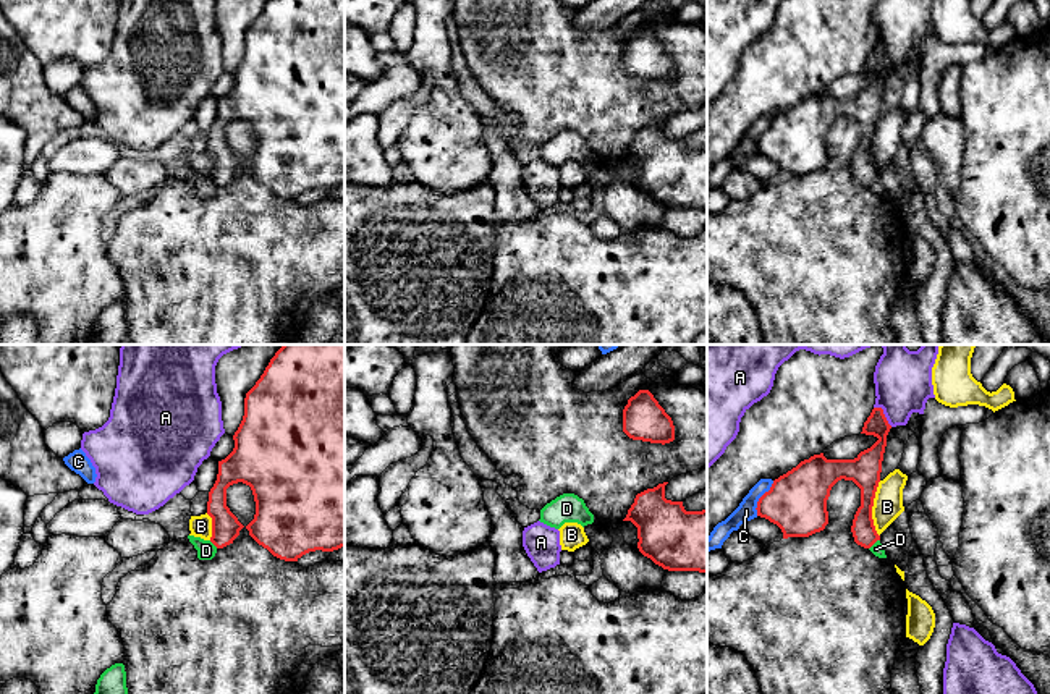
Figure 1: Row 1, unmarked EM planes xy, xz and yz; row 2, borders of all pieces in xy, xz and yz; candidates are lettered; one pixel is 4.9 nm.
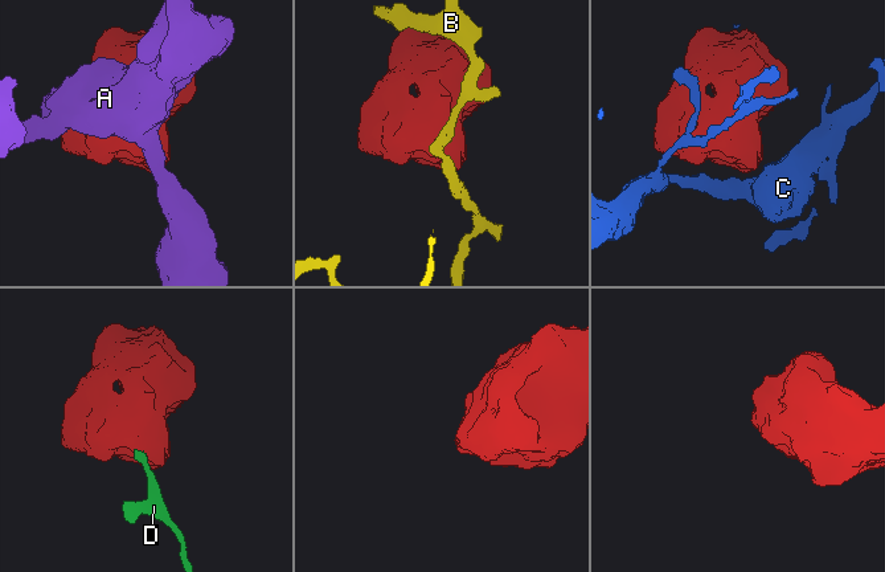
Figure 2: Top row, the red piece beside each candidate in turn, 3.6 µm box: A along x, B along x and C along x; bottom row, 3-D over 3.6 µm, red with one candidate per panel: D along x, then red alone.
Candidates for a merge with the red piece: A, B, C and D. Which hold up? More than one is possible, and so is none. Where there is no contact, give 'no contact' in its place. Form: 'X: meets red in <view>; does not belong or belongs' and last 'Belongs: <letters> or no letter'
A: meets red in yz; does not belong
B: meets red in yz; does not belong
C: meets red in yz; does not belong
D: meets red in yz; does not belong
Belongs: no letter

